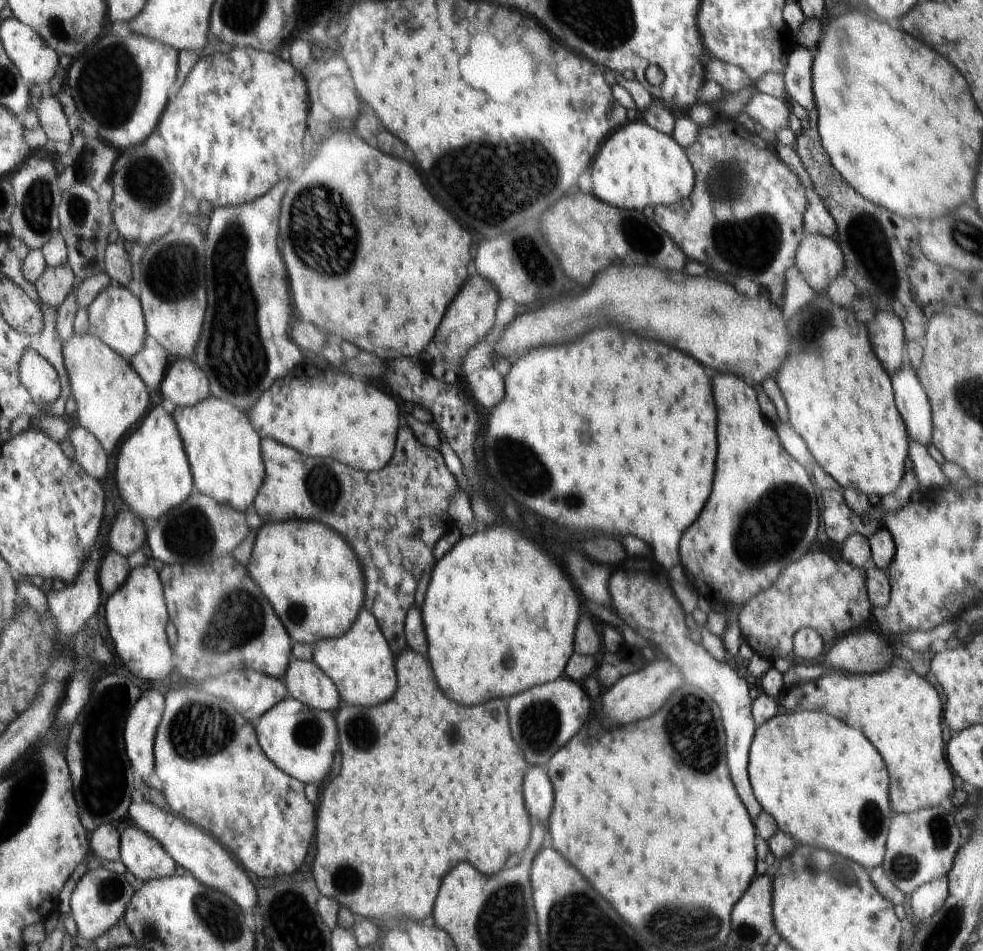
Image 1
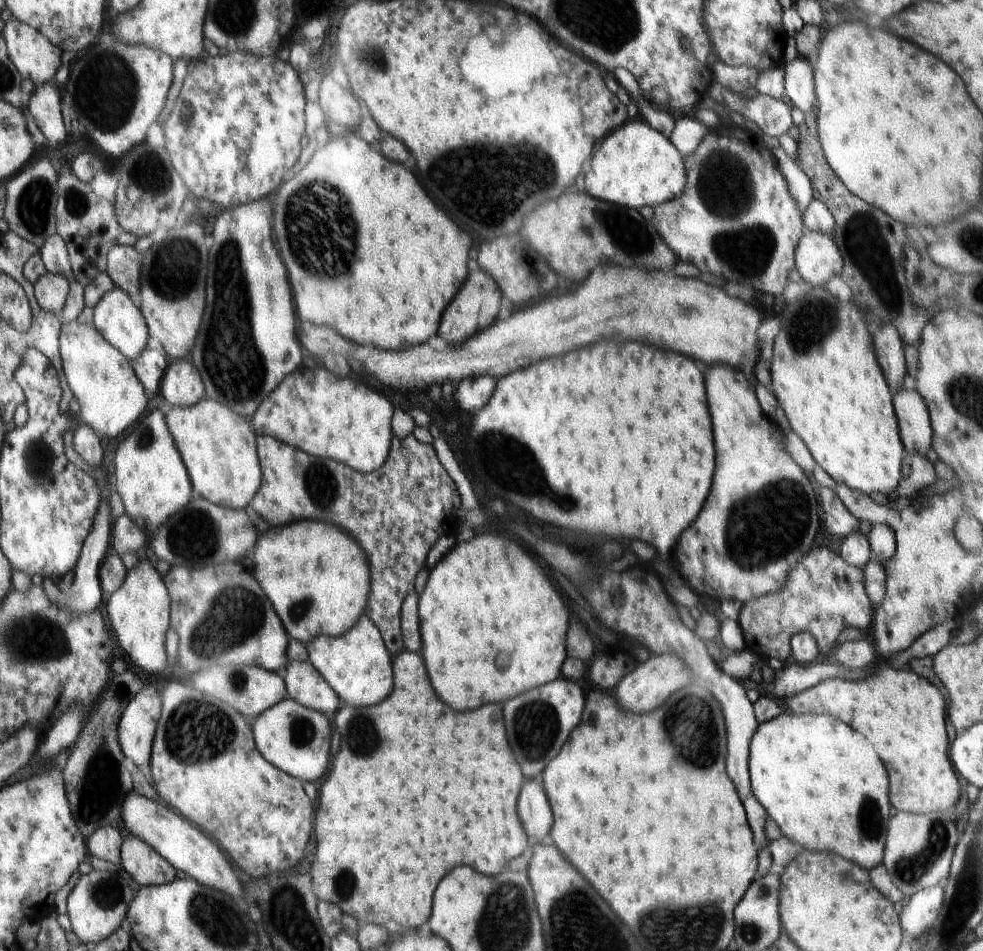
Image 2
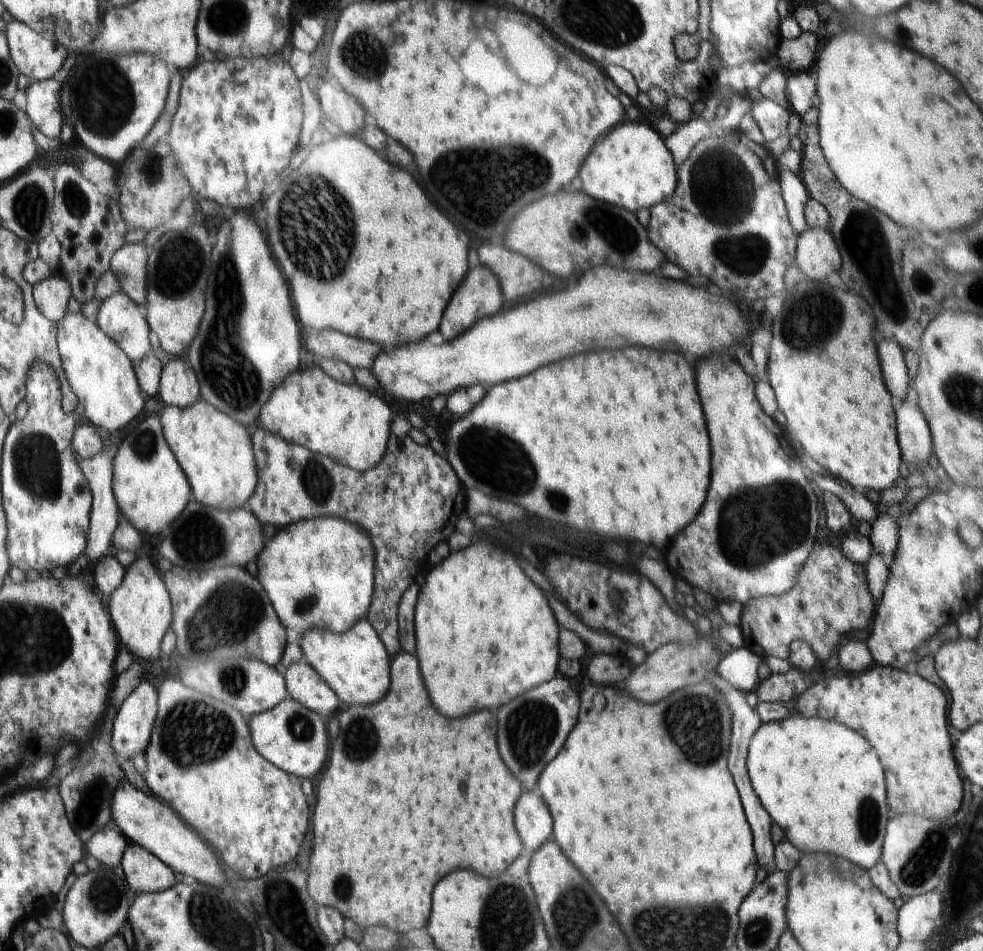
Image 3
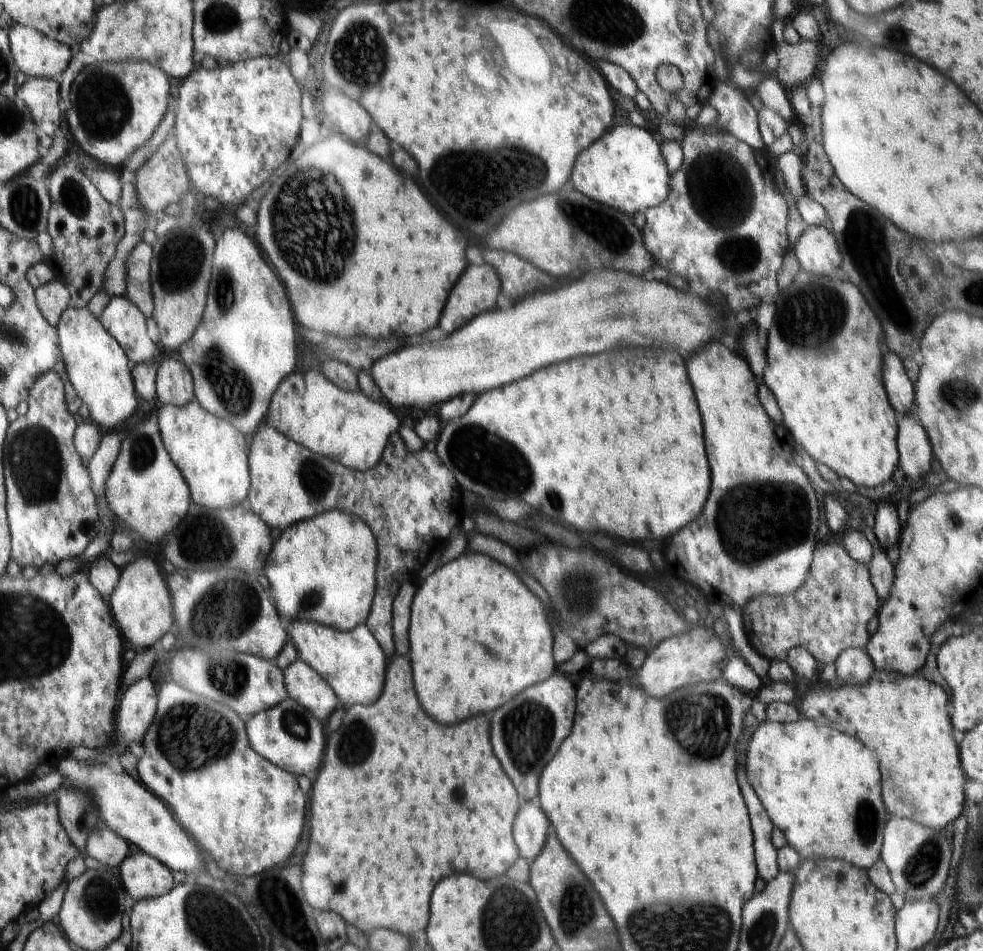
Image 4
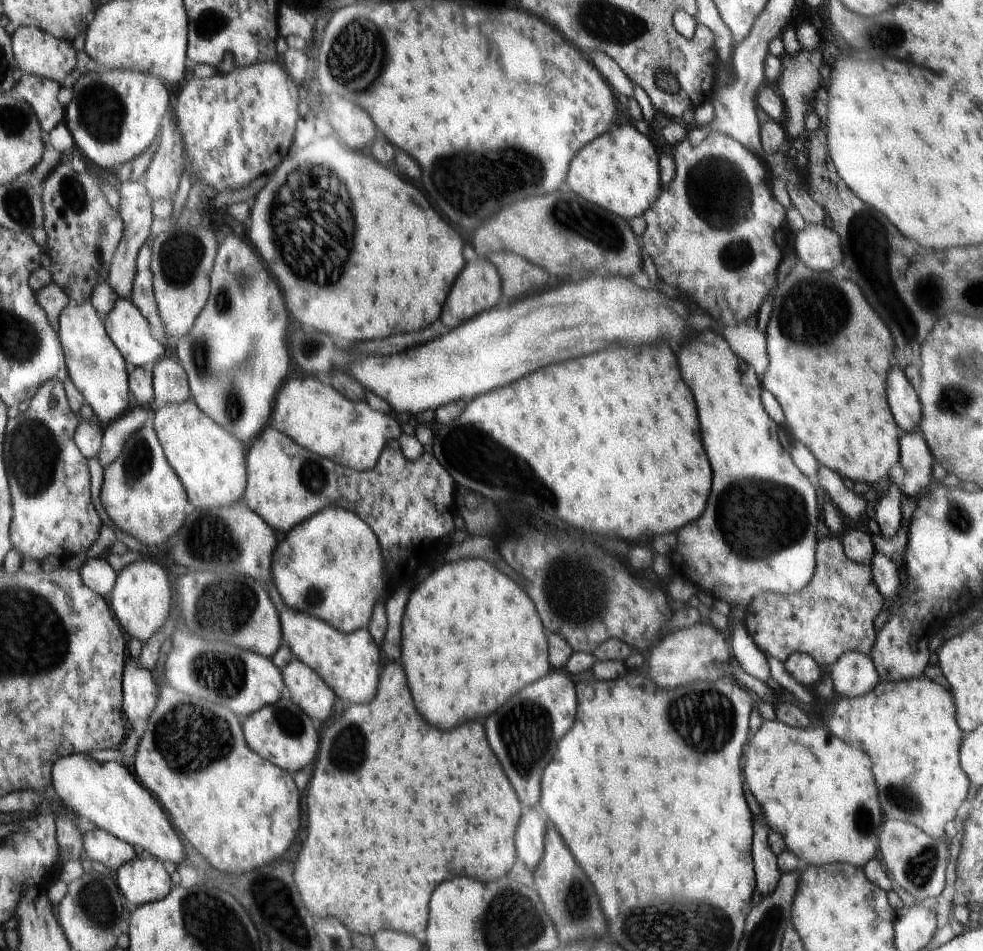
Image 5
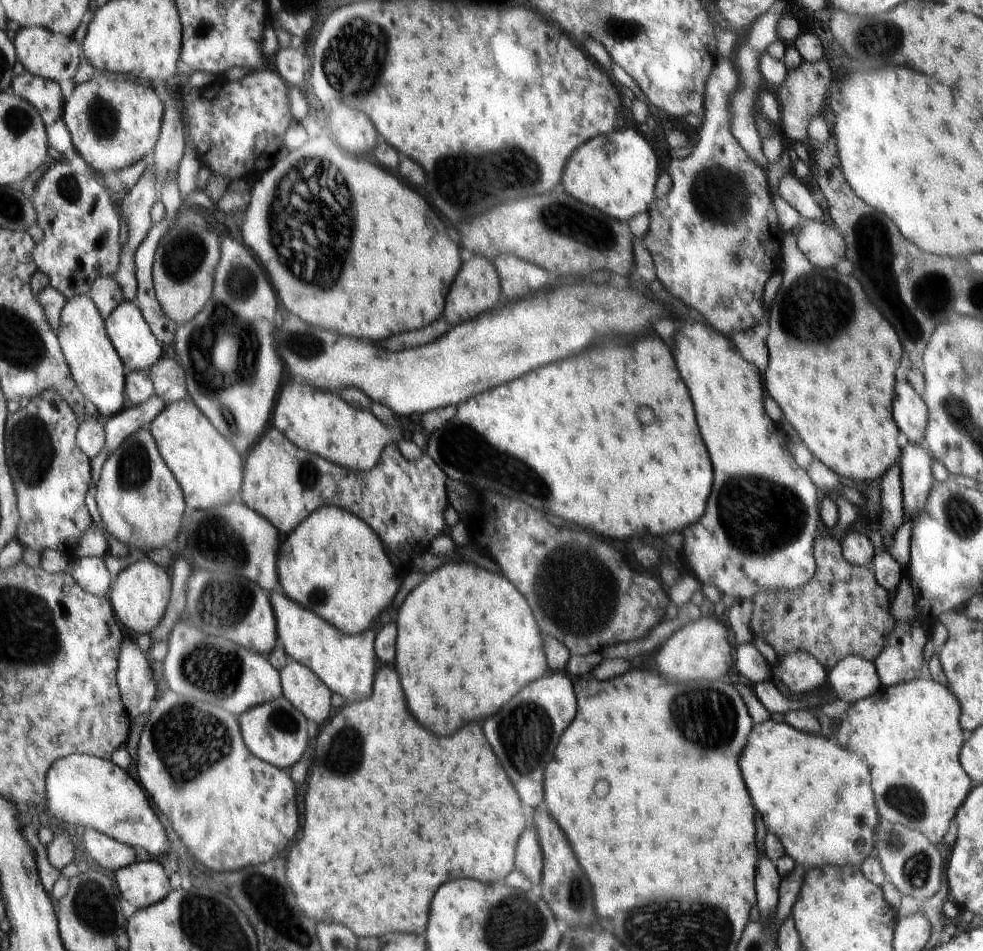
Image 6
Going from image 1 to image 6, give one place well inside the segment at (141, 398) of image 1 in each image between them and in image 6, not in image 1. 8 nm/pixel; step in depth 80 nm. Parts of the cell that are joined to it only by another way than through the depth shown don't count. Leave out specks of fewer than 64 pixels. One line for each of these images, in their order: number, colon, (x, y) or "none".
2: (111, 398)
3: (98, 371)
4: (95, 362)
5: (95, 363)
6: (96, 367)

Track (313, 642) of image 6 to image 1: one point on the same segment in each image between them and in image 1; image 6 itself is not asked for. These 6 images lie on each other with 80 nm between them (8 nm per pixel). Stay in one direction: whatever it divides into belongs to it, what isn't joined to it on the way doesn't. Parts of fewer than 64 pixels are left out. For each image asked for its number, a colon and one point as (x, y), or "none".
1: (360, 663)
2: (356, 664)
3: (355, 664)
4: (352, 662)
5: (349, 663)

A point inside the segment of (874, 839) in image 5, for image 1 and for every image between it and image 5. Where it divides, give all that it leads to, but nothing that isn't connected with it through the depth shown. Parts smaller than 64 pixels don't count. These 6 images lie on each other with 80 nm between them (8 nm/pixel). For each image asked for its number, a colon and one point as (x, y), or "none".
1: (825, 785)
2: (822, 783)
3: (822, 784)
4: (820, 787)

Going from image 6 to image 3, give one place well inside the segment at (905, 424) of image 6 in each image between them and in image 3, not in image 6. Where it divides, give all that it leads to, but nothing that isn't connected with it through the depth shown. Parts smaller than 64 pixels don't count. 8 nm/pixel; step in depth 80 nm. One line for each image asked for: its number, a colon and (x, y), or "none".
3: (894, 369)
4: (901, 390)
5: (903, 398)

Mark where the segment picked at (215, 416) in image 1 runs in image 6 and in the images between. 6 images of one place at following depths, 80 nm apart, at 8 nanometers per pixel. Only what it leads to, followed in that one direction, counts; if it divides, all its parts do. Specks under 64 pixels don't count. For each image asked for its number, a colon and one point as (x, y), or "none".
2: (219, 445)
3: (216, 449)
4: (214, 455)
5: (214, 463)
6: (212, 471)

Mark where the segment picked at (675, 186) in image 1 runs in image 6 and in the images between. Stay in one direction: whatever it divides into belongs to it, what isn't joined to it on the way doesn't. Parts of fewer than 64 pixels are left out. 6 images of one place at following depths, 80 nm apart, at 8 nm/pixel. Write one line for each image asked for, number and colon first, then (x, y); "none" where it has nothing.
2: (634, 165)
3: (630, 167)
4: (624, 169)
5: (619, 170)
6: (617, 172)

